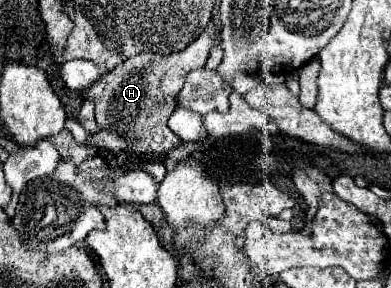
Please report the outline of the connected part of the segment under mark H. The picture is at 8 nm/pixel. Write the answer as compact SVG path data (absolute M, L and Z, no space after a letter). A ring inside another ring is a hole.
M209 26L195 42L175 54L143 52L127 58L103 78L95 80L83 90L83 96L95 104L95 120L99 128L111 130L129 142L129 150L135 154L167 154L183 142L169 130L167 120L177 108L177 92L183 88L185 76L191 70L203 68L211 48L217 42L217 28Z

